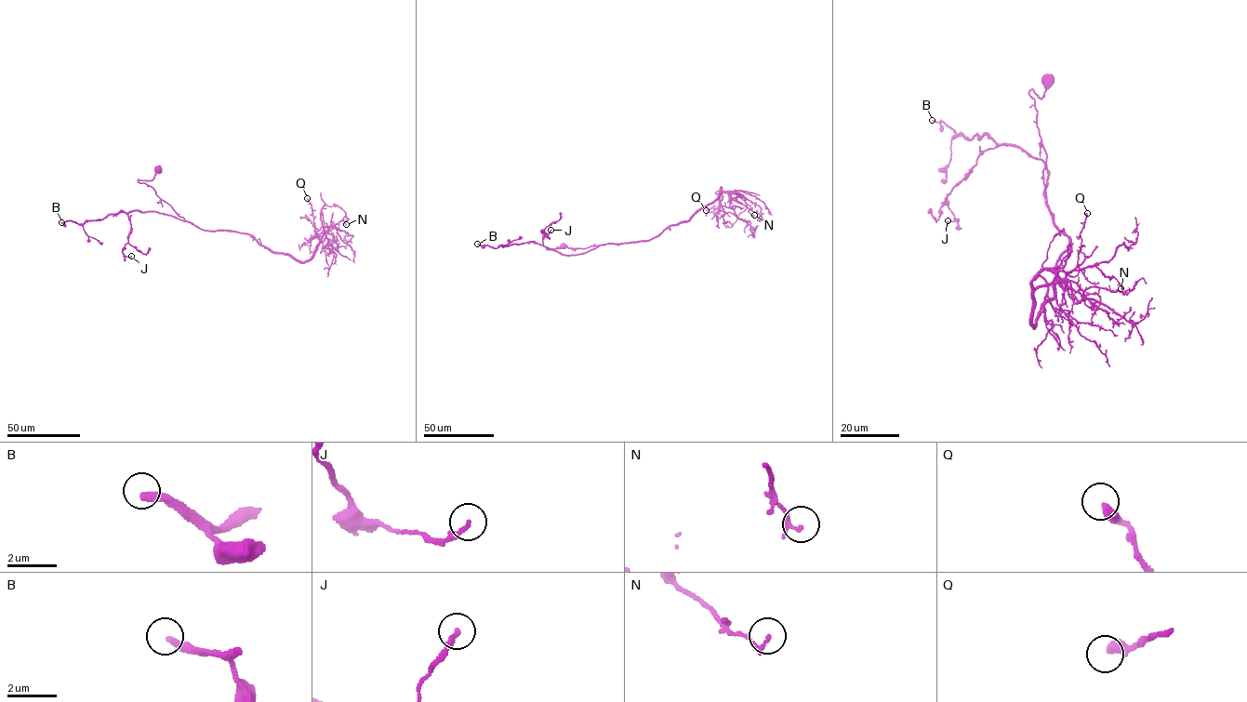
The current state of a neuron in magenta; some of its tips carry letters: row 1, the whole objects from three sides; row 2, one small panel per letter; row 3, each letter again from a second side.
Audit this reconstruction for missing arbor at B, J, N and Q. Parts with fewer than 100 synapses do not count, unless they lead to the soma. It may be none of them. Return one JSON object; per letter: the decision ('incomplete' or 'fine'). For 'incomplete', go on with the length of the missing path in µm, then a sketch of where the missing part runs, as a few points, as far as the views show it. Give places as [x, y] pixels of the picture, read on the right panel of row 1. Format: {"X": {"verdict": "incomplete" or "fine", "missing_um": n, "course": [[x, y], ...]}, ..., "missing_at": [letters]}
{"B": {"verdict": "incomplete", "missing_um": 120, "course": [[932, 120], [948, 127], [919, 129], [883, 102], [849, 140], [850, 165]]}, "J": {"verdict": "fine"}, "N": {"verdict": "fine"}, "Q": {"verdict": "fine"}, "missing_at": ["B"]}

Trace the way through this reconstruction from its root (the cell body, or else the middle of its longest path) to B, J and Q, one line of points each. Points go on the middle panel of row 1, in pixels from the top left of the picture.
B: (563, 246), (546, 249), (585, 248), (603, 245), (585, 252), (565, 255), (533, 242), (497, 248), (477, 244)
J: (563, 246), (546, 249), (603, 245), (562, 255), (543, 245), (542, 230), (547, 235), (550, 230)
Q: (563, 246), (546, 249), (649, 240), (689, 219), (716, 200), (721, 190), (719, 208), (706, 210)

